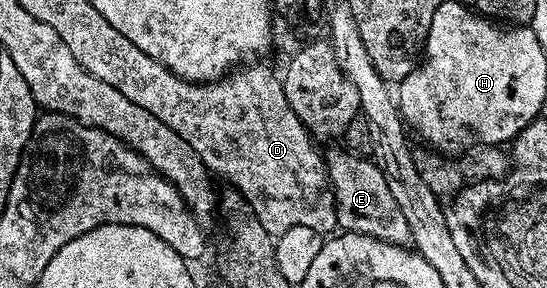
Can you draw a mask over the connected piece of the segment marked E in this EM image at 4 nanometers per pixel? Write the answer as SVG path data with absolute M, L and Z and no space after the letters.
M345 149L327 155L329 185L337 204L337 221L346 232L385 239L385 223L398 222L399 219L397 202L395 197L391 197L391 189L387 189L385 175L377 168L376 162L369 157L360 157L360 154Z

